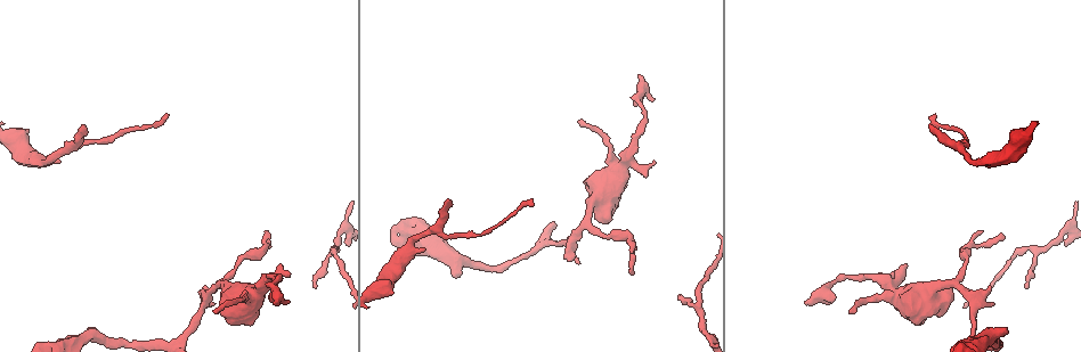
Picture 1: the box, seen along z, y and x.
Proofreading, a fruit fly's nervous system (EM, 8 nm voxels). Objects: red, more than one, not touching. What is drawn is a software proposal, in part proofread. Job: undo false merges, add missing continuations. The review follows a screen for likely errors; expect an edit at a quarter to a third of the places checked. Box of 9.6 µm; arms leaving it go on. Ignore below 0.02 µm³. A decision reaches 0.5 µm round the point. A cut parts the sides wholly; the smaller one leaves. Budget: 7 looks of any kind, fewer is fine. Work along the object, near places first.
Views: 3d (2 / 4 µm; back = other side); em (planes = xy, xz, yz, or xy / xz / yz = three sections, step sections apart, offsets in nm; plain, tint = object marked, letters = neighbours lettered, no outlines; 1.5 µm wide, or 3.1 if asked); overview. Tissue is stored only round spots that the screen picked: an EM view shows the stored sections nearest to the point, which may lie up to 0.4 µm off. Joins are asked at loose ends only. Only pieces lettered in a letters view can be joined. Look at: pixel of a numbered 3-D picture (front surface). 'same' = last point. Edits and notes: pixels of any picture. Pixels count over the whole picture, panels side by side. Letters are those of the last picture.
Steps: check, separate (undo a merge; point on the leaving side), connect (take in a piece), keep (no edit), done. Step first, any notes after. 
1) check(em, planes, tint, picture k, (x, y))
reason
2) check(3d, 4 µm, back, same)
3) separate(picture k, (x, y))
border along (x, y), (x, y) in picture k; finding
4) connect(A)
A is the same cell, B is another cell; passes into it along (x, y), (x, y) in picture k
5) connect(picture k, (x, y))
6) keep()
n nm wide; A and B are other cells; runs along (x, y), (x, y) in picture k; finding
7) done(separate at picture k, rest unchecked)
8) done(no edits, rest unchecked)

check(em, yz, step 8, letters, picture 1, (934, 117))
thin end

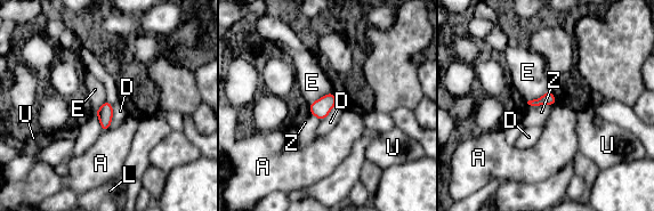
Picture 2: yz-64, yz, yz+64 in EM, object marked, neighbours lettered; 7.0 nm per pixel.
check(em, planes, letters, same)

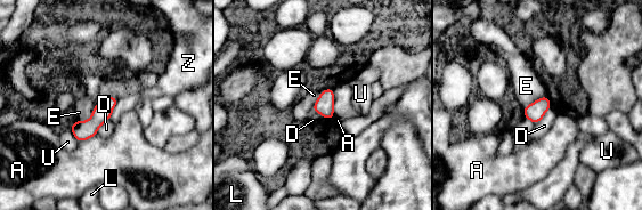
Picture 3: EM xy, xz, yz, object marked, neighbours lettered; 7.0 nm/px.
keep()
A, D, E, L, U and Z are other cells; border along (551, 106), (535, 124) in picture 3; none of them fits

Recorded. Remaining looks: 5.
check(em, planes, letters, picture 1, (455, 275))
branch stops here

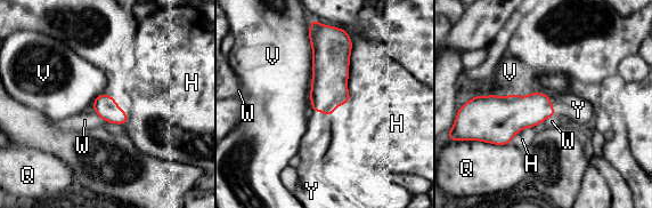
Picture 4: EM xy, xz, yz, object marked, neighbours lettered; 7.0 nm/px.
connect(Y)
V touches over 550 nm; Y is the same cell, H, Q, V and W are other cells; passes into it along (518, 112), (552, 106), (578, 110) in picture 4; it goes on there

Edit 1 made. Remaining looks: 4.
check(em, planes, letters, picture 1, (1026, 285))
branch stops here

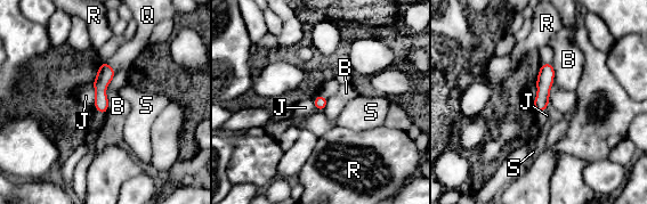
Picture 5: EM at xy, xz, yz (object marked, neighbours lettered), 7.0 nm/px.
keep()
B, J, Q, R and S are other cells; runs along (104, 65), (102, 109) in picture 5; no lettered piece goes on from it

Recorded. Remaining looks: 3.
done(connect at picture 4, rest unchecked)

